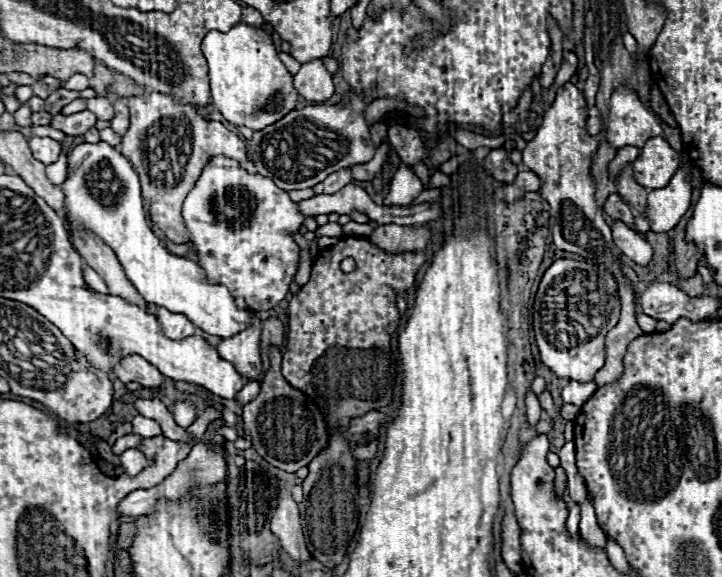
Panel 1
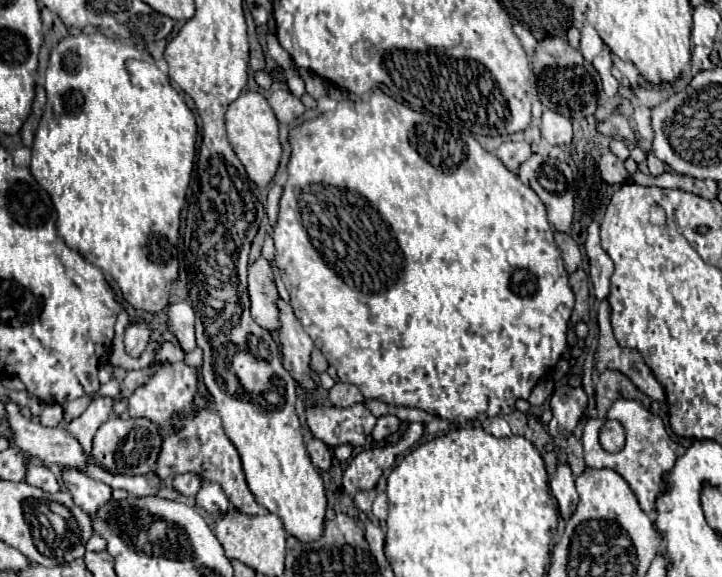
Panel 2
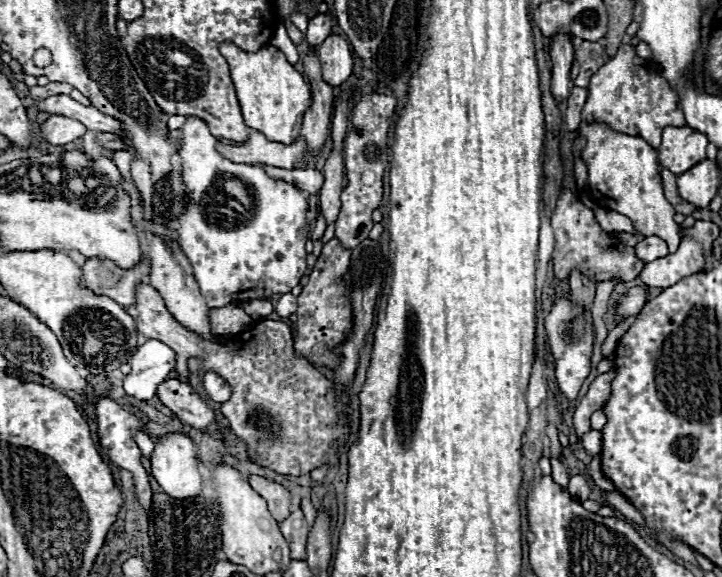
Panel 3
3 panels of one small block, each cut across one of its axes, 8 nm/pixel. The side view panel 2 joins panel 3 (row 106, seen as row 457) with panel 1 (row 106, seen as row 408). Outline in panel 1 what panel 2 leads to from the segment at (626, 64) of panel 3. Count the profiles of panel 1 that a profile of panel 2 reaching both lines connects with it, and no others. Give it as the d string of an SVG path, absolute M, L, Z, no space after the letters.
M618 86L610 98L606 142L616 150L624 146L642 148L646 140L662 134L660 116L648 110L630 86Z

